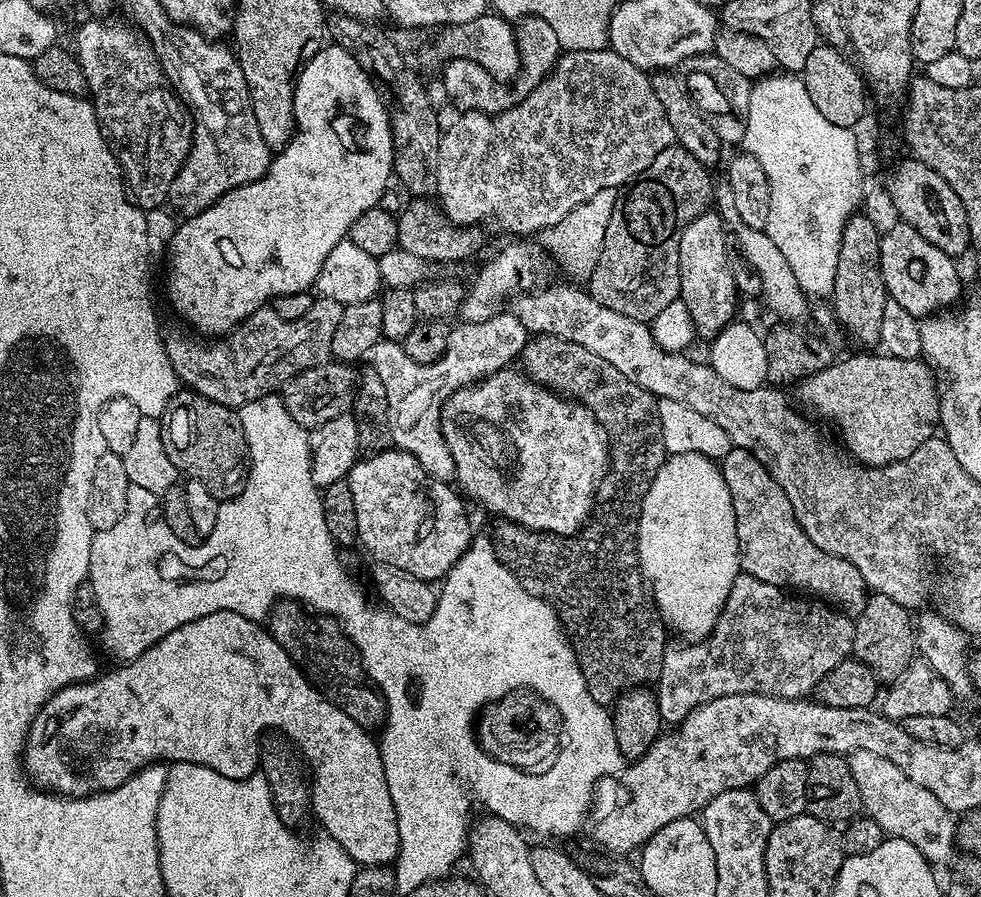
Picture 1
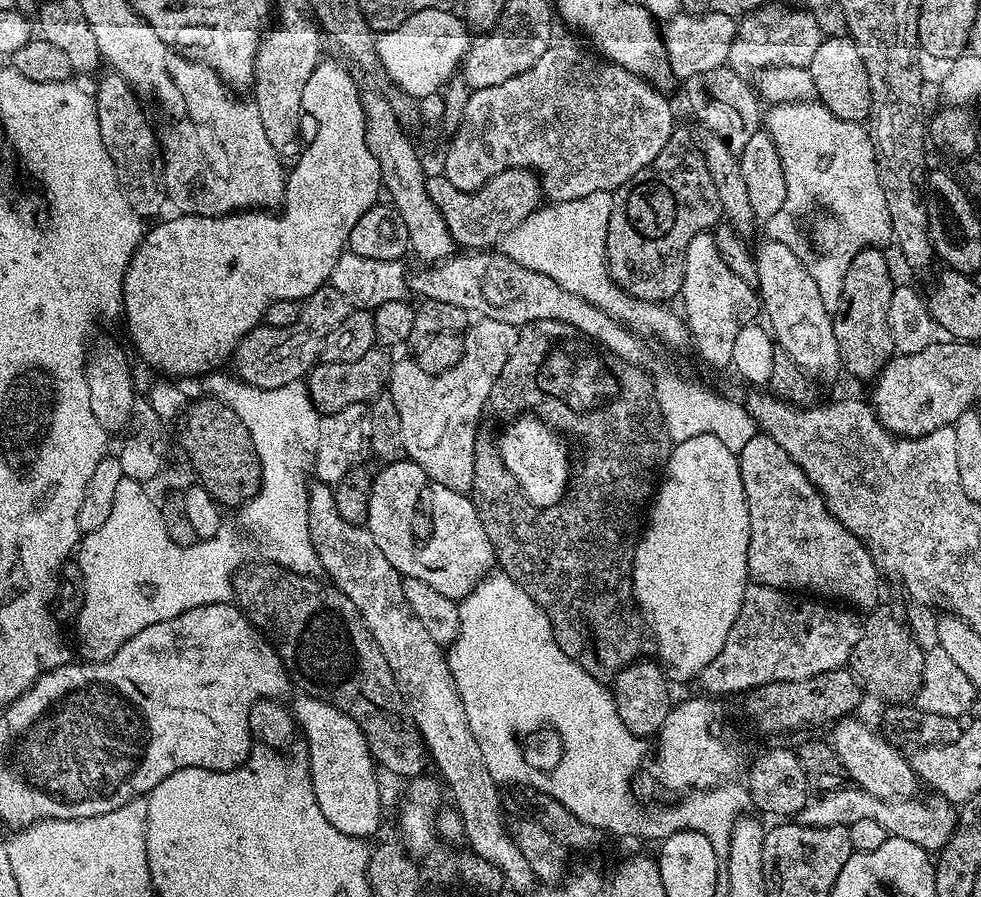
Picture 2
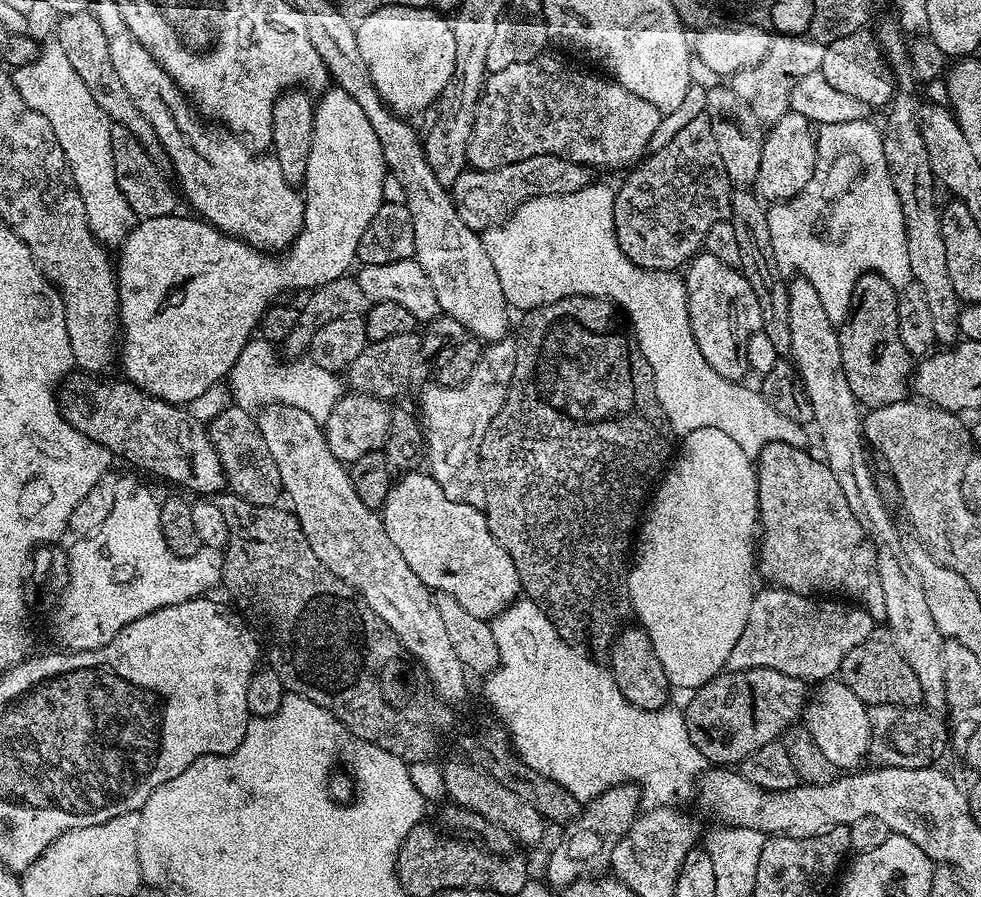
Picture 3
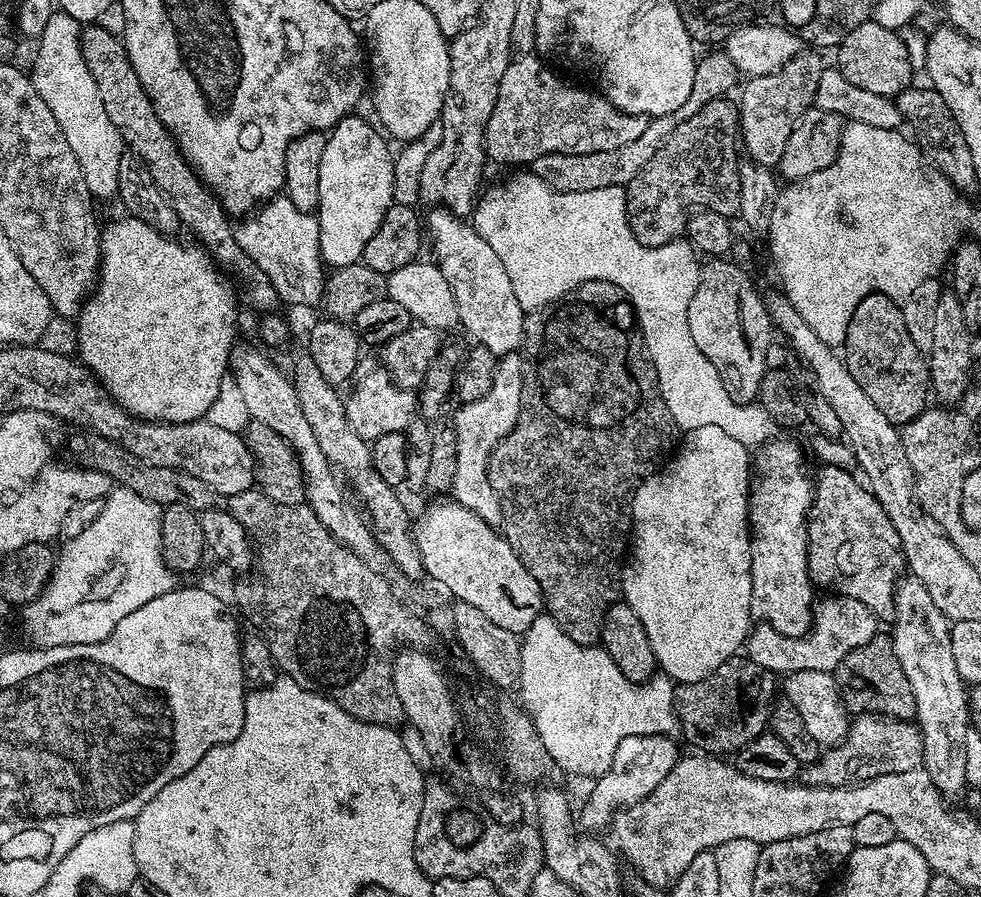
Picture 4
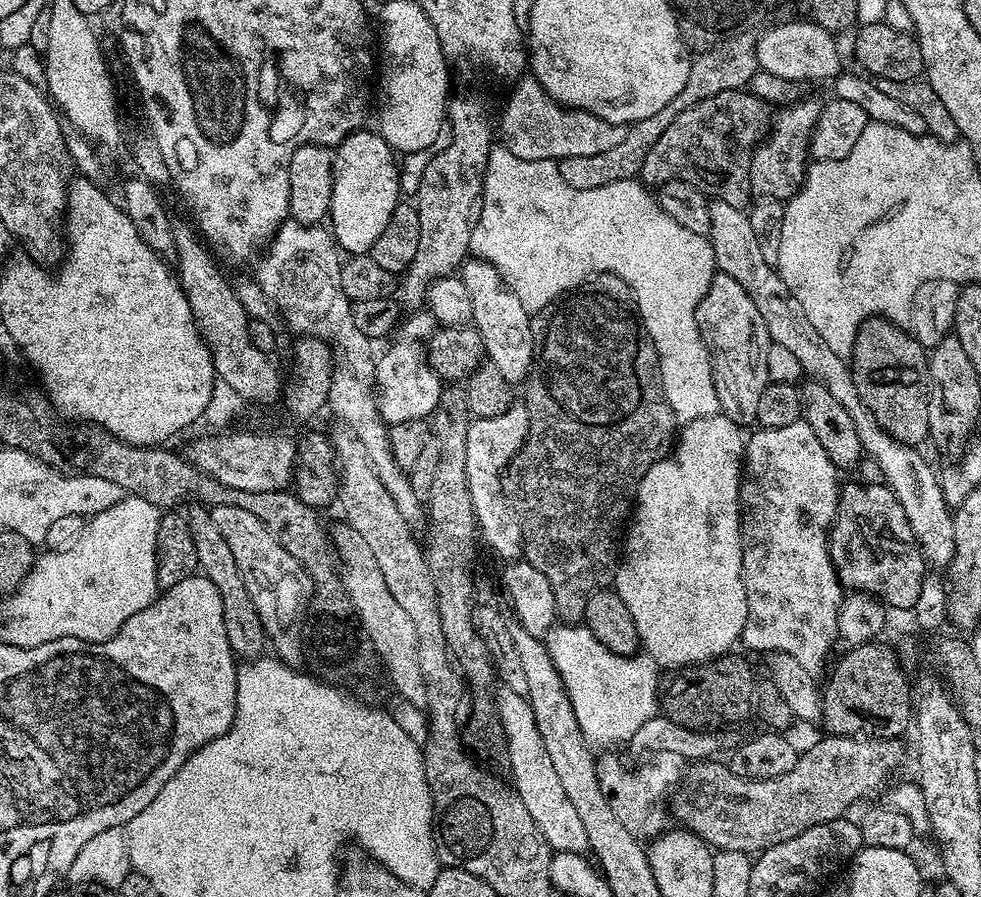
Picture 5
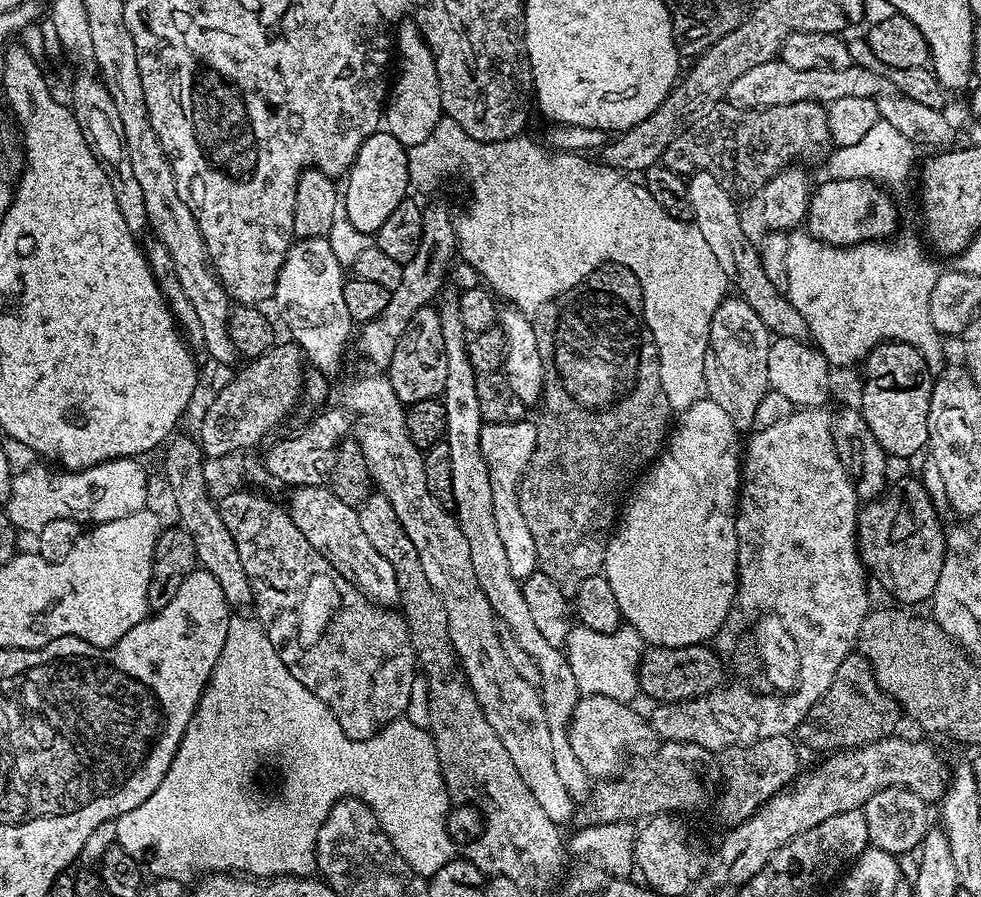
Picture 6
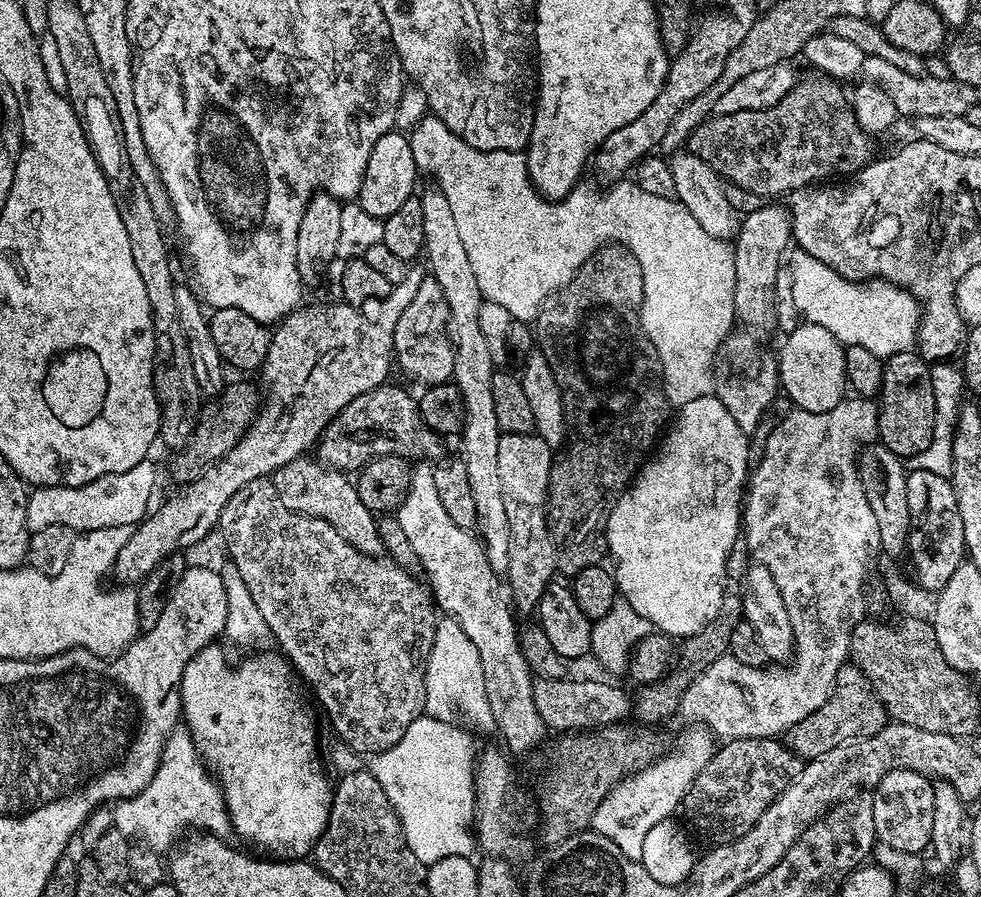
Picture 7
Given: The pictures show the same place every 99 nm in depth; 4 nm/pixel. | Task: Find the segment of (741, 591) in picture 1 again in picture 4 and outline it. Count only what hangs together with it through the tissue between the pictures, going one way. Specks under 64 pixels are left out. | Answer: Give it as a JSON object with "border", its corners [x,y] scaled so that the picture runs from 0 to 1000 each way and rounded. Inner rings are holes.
{"border":[[[841,663],[841,669],[831,674],[828,698],[821,709],[802,709],[793,707],[785,697],[772,695],[762,706],[760,715],[761,735],[773,738],[788,751],[804,749],[831,749],[833,751],[848,751],[866,729],[866,725],[875,725],[875,720],[883,720],[895,707],[895,689],[886,678],[879,676],[865,664]]]}

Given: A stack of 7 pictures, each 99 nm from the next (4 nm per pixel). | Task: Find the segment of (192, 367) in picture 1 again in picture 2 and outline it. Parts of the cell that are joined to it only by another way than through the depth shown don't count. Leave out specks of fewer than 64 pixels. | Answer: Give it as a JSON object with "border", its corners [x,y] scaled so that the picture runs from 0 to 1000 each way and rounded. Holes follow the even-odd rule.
{"border":[[[336,319],[326,321],[309,336],[306,353],[304,359],[300,359],[300,363],[295,366],[262,363],[246,379],[239,394],[240,418],[250,428],[258,428],[260,433],[282,433],[309,425],[327,400],[326,391],[329,388],[329,382],[332,381],[333,373],[341,365],[347,363],[359,347],[360,341],[353,332],[353,328],[345,328],[345,323],[340,323]]]}

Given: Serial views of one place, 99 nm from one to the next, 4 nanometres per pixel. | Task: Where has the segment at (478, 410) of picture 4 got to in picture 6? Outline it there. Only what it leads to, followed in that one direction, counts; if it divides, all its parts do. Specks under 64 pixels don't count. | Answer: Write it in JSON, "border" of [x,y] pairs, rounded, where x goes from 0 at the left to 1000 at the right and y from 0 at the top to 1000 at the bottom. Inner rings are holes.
{"border":[[[535,466],[519,473],[494,473],[489,485],[489,501],[491,511],[495,511],[495,520],[499,528],[499,544],[504,551],[504,575],[508,582],[508,595],[512,599],[512,606],[516,612],[516,623],[520,627],[520,640],[528,648],[535,648],[548,635],[548,613],[544,606],[544,595],[540,595],[540,586],[536,586],[536,577],[530,567],[530,537],[534,527],[538,525],[538,517],[548,493],[548,479],[541,467]]]}

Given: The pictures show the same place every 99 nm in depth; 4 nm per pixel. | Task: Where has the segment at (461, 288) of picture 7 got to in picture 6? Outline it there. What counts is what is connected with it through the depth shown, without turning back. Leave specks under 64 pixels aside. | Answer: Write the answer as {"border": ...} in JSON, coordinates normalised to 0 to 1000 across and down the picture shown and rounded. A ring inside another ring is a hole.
{"border":[[[460,319],[452,322],[446,334],[446,347],[451,359],[451,381],[455,390],[455,430],[451,438],[455,457],[453,491],[459,497],[457,513],[461,525],[461,562],[465,582],[471,595],[475,595],[475,604],[479,604],[479,624],[483,627],[483,640],[487,644],[487,651],[491,653],[491,660],[495,662],[495,667],[499,667],[507,692],[522,703],[528,720],[532,720],[532,725],[536,725],[538,732],[546,740],[550,753],[550,781],[557,792],[557,809],[561,809],[561,832],[565,832],[565,855],[569,858],[569,867],[573,867],[573,876],[577,876],[584,894],[598,893],[602,889],[606,874],[593,849],[589,849],[579,822],[579,806],[583,803],[593,773],[585,756],[585,747],[581,747],[576,724],[561,720],[561,716],[557,716],[557,710],[549,705],[544,688],[540,686],[540,676],[534,666],[531,648],[520,640],[520,627],[516,623],[516,612],[511,596],[508,595],[508,582],[504,575],[499,528],[495,511],[491,511],[489,501],[489,485],[494,472],[491,456],[487,453],[487,416],[477,398],[479,371],[471,359],[466,322],[463,323]]]}

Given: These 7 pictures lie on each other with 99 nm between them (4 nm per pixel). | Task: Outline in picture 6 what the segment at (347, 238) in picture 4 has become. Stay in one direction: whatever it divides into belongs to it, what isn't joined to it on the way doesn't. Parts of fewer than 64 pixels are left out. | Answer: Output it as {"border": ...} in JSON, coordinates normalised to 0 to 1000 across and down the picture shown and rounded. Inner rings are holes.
{"border":[[[393,145],[377,149],[377,154],[369,158],[359,188],[353,194],[354,201],[351,214],[349,210],[349,236],[355,240],[356,252],[363,259],[383,260],[406,231],[406,225],[417,217],[416,166]]]}

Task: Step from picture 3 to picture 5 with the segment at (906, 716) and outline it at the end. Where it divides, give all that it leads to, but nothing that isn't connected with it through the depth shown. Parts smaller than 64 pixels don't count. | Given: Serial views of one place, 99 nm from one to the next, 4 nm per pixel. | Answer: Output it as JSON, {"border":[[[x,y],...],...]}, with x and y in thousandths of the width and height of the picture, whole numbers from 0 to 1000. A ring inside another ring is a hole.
{"border":[[[847,818],[837,822],[833,829],[812,842],[809,854],[801,863],[780,870],[754,865],[741,851],[729,852],[731,848],[726,845],[702,851],[697,880],[684,889],[684,909],[688,913],[690,910],[693,913],[690,915],[702,928],[715,932],[727,948],[774,952],[780,945],[818,930],[826,921],[857,913],[863,906],[860,904],[872,892],[887,886],[922,843],[916,824]]]}

